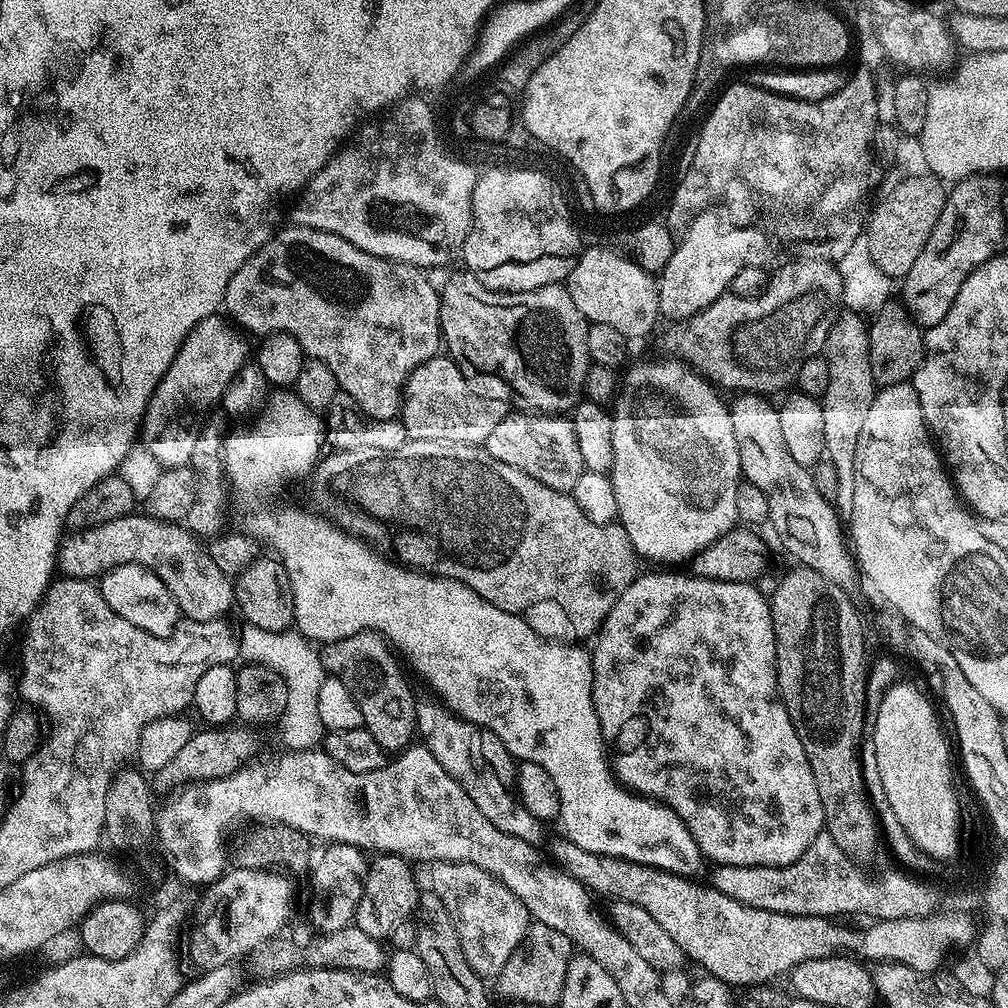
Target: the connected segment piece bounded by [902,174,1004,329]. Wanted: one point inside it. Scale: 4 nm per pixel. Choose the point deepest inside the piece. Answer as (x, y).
(971, 226)

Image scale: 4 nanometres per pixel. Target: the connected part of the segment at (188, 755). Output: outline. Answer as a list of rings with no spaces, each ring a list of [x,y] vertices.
[[[208,726],[203,729],[193,731],[190,742],[186,742],[186,746],[182,746],[182,751],[167,764],[162,766],[162,770],[158,770],[154,774],[154,788],[158,793],[172,792],[183,789],[190,784],[203,784],[210,780],[221,780],[230,774],[234,774],[240,768],[245,767],[253,759],[252,755],[256,752],[256,740],[251,736],[249,729],[244,726]]]

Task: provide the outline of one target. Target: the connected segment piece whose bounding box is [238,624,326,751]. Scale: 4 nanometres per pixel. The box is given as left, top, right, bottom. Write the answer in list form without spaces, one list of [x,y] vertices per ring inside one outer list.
[[[249,624],[244,628],[238,640],[241,659],[245,663],[260,664],[274,670],[286,682],[288,705],[278,721],[286,748],[289,751],[315,749],[326,734],[318,709],[318,691],[321,690],[326,673],[317,647],[292,628],[286,631],[266,631]]]

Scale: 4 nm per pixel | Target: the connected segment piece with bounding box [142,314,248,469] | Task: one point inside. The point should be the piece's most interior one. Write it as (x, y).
(210, 357)

